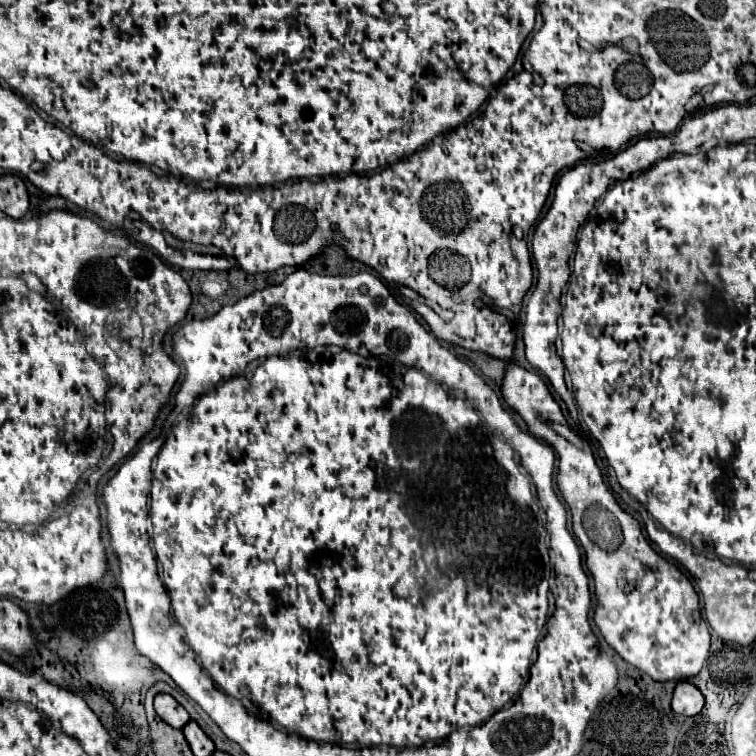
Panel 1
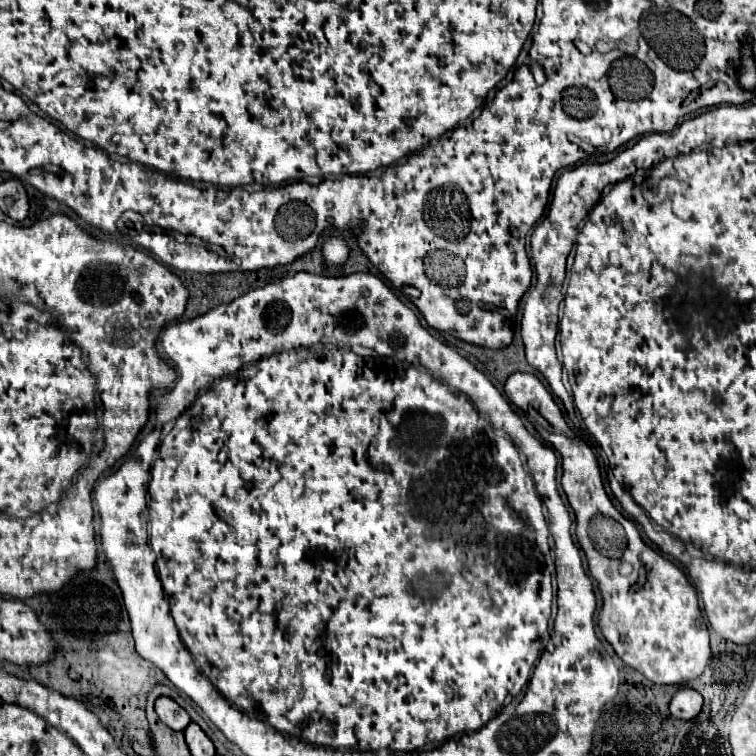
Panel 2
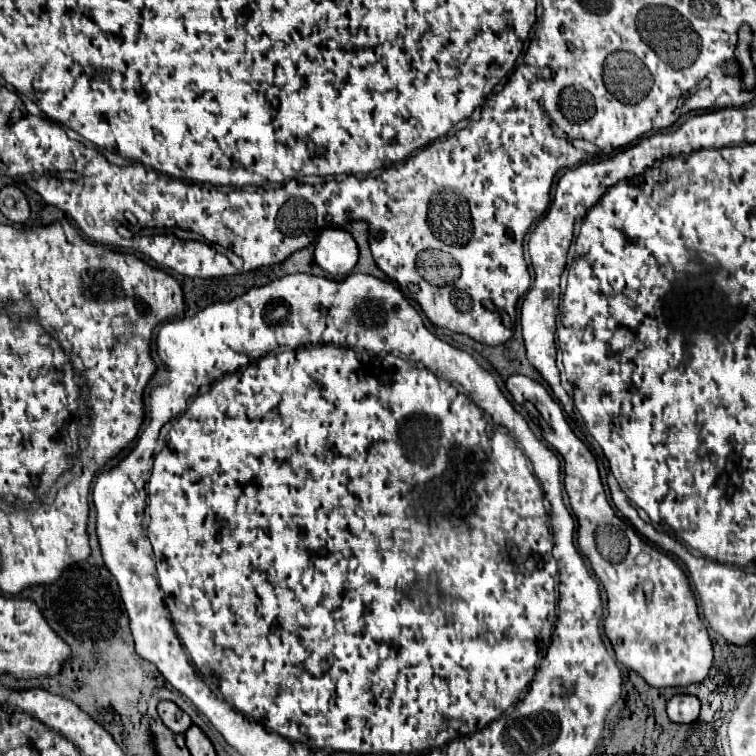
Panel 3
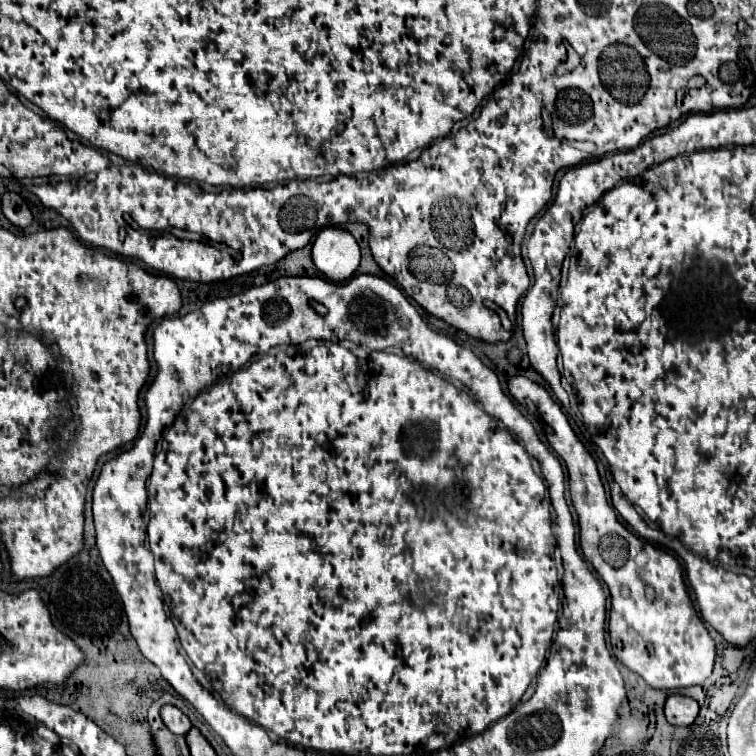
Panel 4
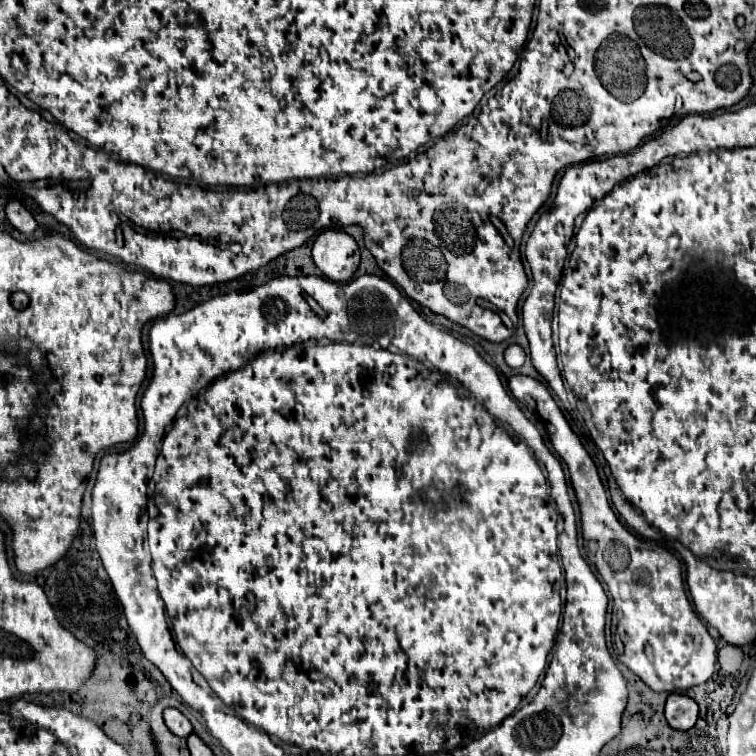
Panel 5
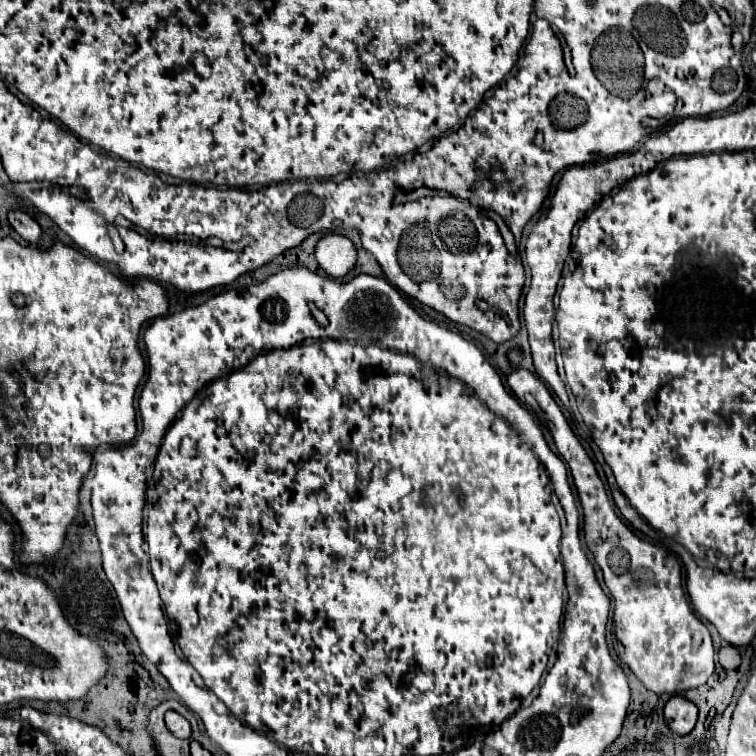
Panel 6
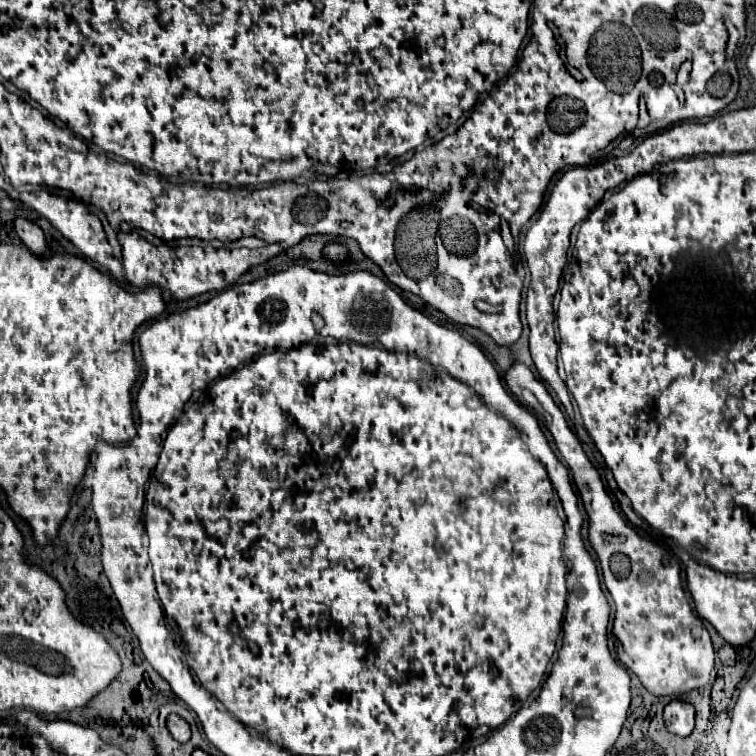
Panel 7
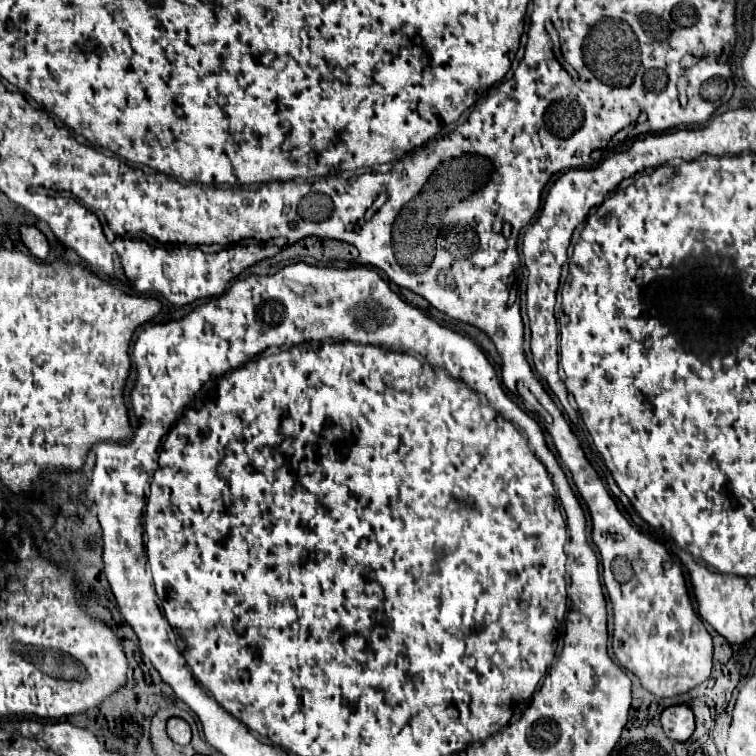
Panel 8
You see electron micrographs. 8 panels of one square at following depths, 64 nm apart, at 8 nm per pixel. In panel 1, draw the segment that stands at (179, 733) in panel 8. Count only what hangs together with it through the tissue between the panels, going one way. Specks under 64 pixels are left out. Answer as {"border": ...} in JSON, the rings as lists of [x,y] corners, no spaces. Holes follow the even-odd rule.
{"border":[[[156,694],[154,708],[156,708],[156,714],[174,728],[184,728],[184,724],[190,720],[184,706],[180,706],[170,694]]]}

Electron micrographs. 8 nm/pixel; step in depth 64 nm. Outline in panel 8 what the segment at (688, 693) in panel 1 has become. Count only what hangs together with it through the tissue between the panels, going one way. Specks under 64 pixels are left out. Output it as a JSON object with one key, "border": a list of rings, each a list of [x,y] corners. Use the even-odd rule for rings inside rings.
{"border":[[[686,704],[668,706],[662,712],[662,728],[668,738],[676,742],[686,742],[694,732],[694,714]]]}

